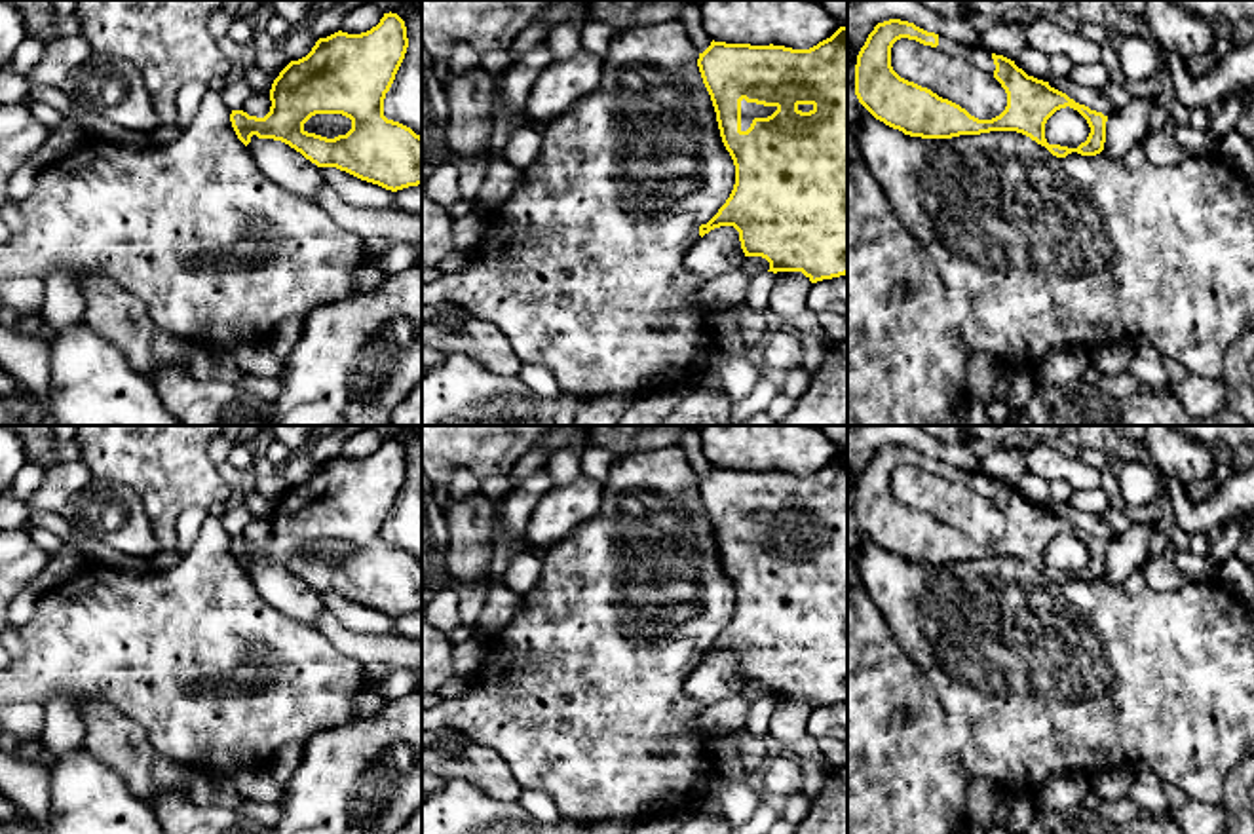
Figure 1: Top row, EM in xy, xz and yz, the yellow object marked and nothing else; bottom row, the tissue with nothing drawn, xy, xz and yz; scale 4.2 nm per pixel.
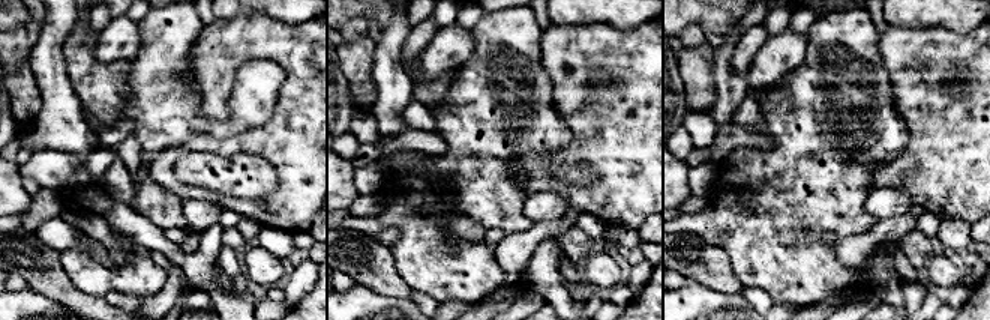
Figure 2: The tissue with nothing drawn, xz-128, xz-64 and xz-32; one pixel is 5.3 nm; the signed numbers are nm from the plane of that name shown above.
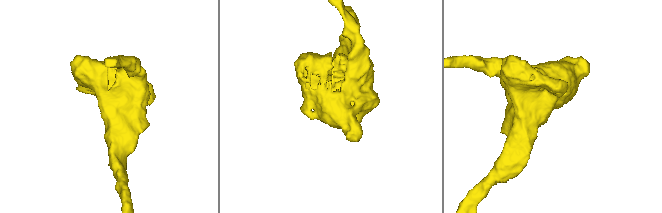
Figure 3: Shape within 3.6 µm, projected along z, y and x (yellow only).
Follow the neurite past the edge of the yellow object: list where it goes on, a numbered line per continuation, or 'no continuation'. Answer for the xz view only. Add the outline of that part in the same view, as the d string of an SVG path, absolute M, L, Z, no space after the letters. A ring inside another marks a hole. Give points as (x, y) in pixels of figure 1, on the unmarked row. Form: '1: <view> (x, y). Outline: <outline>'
1: xz (749, 536). Outline: M741 526L741 557L747 557L754 543L768 543L777 536L777 532L764 532L756 528Z

